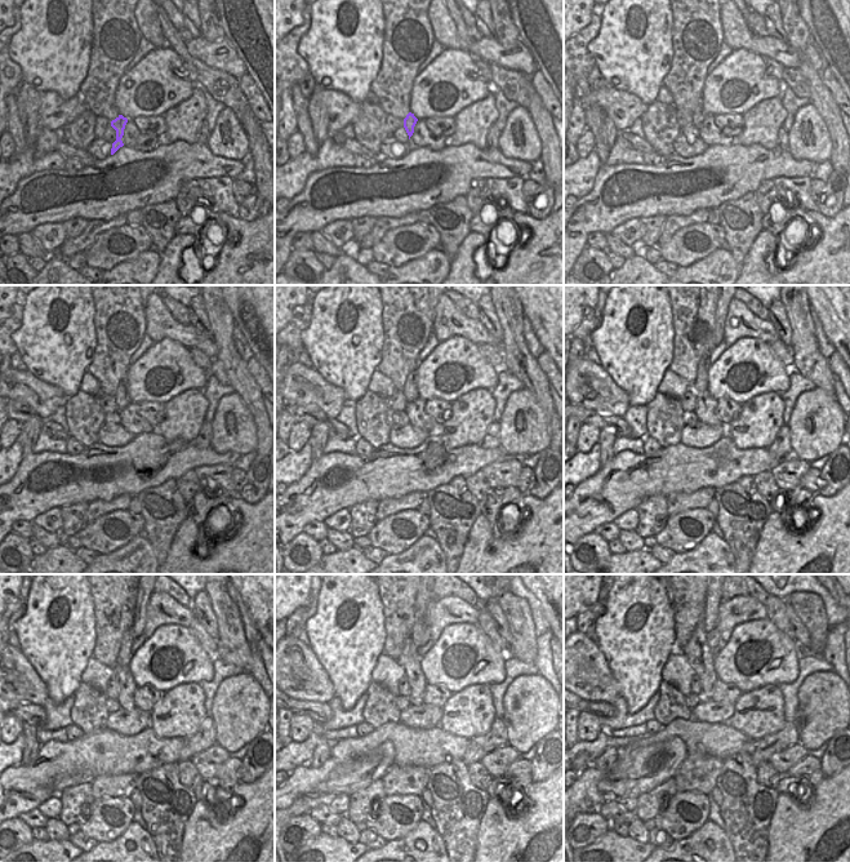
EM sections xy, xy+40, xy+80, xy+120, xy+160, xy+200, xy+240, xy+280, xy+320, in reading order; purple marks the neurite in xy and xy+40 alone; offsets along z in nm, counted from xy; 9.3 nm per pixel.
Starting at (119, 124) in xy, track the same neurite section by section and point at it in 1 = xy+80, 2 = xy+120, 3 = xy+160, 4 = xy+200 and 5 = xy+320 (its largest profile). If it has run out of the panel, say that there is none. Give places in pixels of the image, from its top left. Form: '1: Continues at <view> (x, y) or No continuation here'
1: Continues at xy+80 (698, 114)
2: Continues at xy+120 (123, 399)
3: Continues at xy+160 (410, 389)
4: Continues at xy+200 (701, 383)
5: Continues at xy+320 (712, 600)

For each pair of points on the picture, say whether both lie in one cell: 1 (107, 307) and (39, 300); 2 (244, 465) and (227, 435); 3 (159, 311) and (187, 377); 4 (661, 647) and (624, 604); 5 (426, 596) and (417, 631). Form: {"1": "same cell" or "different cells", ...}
{"1": "different cells", "2": "different cells", "3": "different cells", "4": "same cell", "5": "same cell"}

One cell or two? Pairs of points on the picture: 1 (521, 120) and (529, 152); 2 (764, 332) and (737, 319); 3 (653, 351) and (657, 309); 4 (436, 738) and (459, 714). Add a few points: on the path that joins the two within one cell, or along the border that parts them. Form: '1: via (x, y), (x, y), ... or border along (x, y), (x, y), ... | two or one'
1: via (524, 128), (525, 145) | one
2: via (757, 329), (748, 329), (743, 324) | one
3: via (653, 341), (653, 319) | one
4: border along (439, 727), (468, 740) | two

